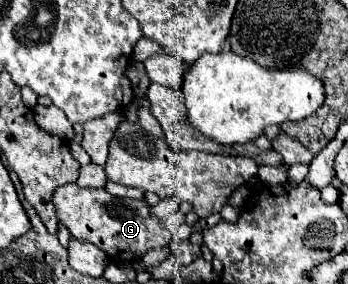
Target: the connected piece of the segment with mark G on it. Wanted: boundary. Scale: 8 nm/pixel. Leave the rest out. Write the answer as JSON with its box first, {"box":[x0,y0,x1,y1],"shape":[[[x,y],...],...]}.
{"box":[53,183,171,263],"shape":[[[67,183],[55,189],[53,205],[57,209],[59,223],[69,229],[71,237],[97,245],[113,261],[133,263],[141,259],[145,251],[163,247],[171,241],[171,233],[159,219],[153,219],[149,215],[149,207],[143,199],[115,197],[105,189],[85,189],[77,183]]]}

